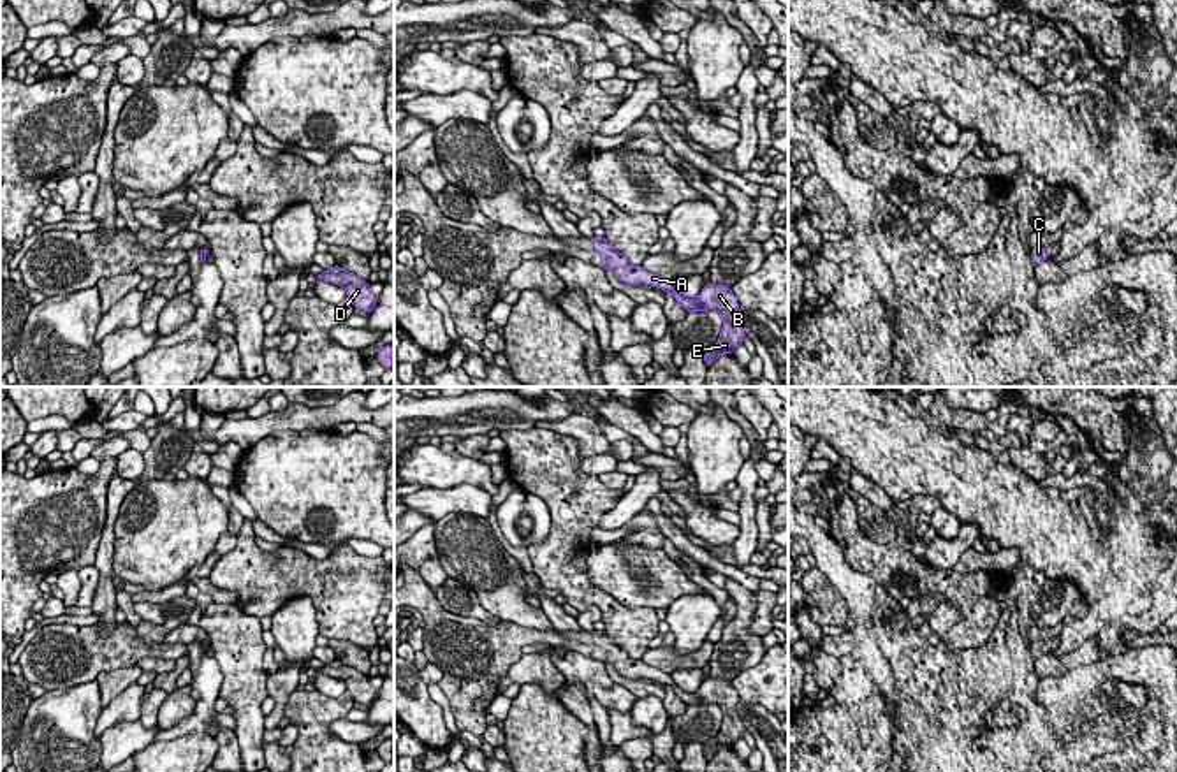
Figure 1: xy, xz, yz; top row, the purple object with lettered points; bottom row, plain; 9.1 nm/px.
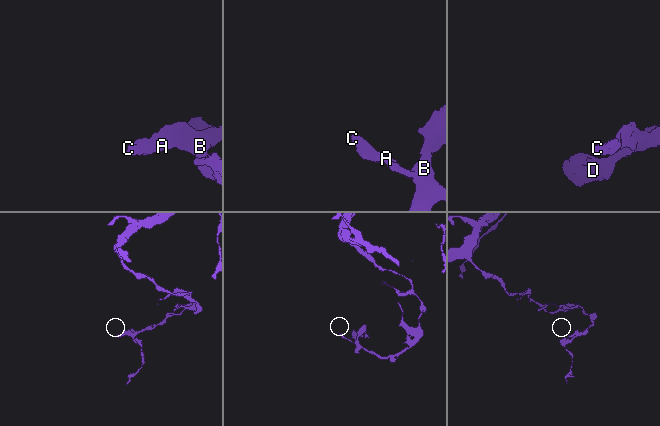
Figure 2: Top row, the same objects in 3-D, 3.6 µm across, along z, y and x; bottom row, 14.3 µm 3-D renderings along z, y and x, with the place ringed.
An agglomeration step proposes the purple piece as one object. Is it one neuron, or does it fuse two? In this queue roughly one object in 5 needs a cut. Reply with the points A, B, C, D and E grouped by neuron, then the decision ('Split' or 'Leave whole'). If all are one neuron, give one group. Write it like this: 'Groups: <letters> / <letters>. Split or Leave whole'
Groups: A B C D E. Leave whole

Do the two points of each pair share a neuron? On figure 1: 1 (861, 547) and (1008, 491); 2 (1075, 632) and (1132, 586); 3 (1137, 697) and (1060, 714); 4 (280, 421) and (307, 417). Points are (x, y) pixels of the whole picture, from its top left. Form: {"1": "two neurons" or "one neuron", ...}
{"1": "two neurons", "2": "one neuron", "3": "two neurons", "4": "one neuron"}

